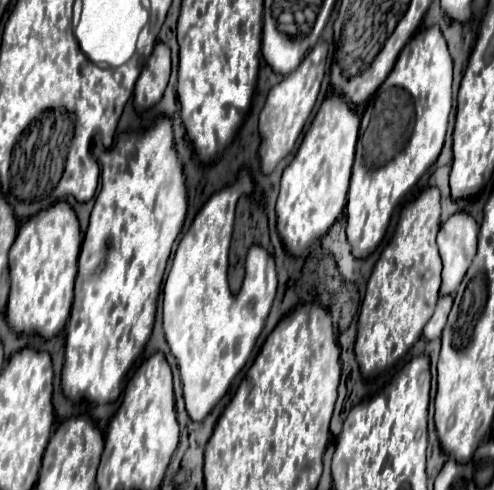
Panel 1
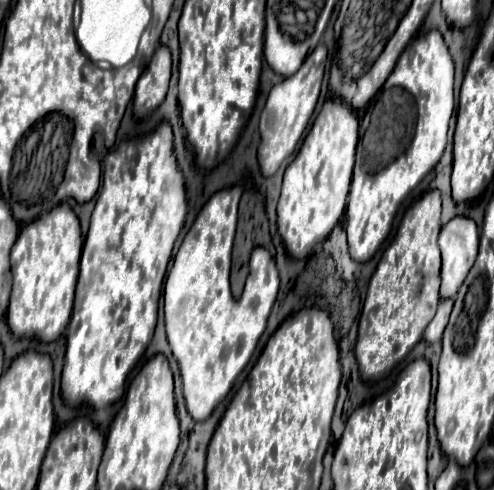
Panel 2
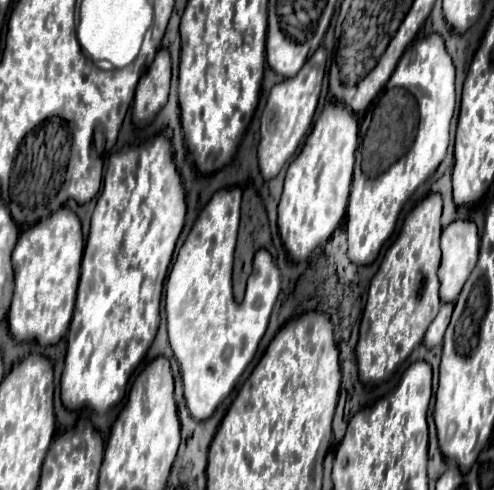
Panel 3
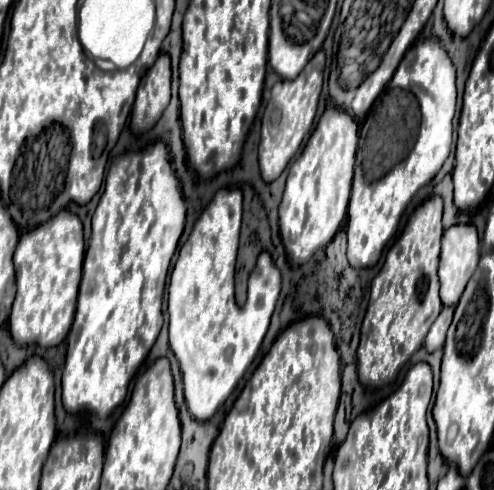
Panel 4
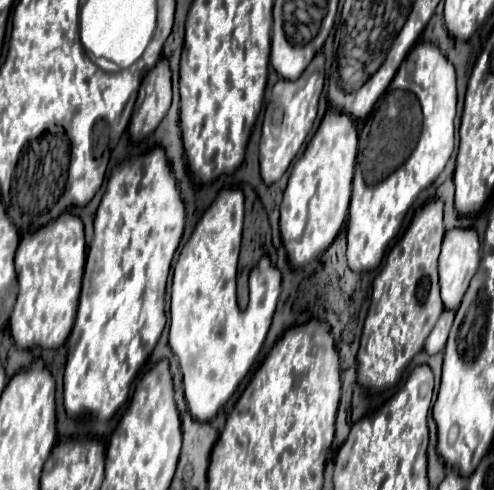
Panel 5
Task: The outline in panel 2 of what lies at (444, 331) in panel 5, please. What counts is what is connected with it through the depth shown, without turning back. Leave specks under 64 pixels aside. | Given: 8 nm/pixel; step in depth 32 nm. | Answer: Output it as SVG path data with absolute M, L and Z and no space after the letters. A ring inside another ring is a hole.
M440 300L440 308L434 316L434 320L428 324L426 332L424 332L424 340L426 344L434 344L434 342L440 342L442 340L442 334L444 334L444 328L448 324L448 318L450 318L450 312L452 312L452 300Z

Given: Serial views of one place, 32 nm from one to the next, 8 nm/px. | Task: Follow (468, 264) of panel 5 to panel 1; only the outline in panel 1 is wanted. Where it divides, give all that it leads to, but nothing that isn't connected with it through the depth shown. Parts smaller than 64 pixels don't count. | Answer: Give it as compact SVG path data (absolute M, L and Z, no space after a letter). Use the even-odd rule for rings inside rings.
M466 212L450 216L438 232L438 248L442 256L442 296L454 296L466 270L476 256L478 224Z

